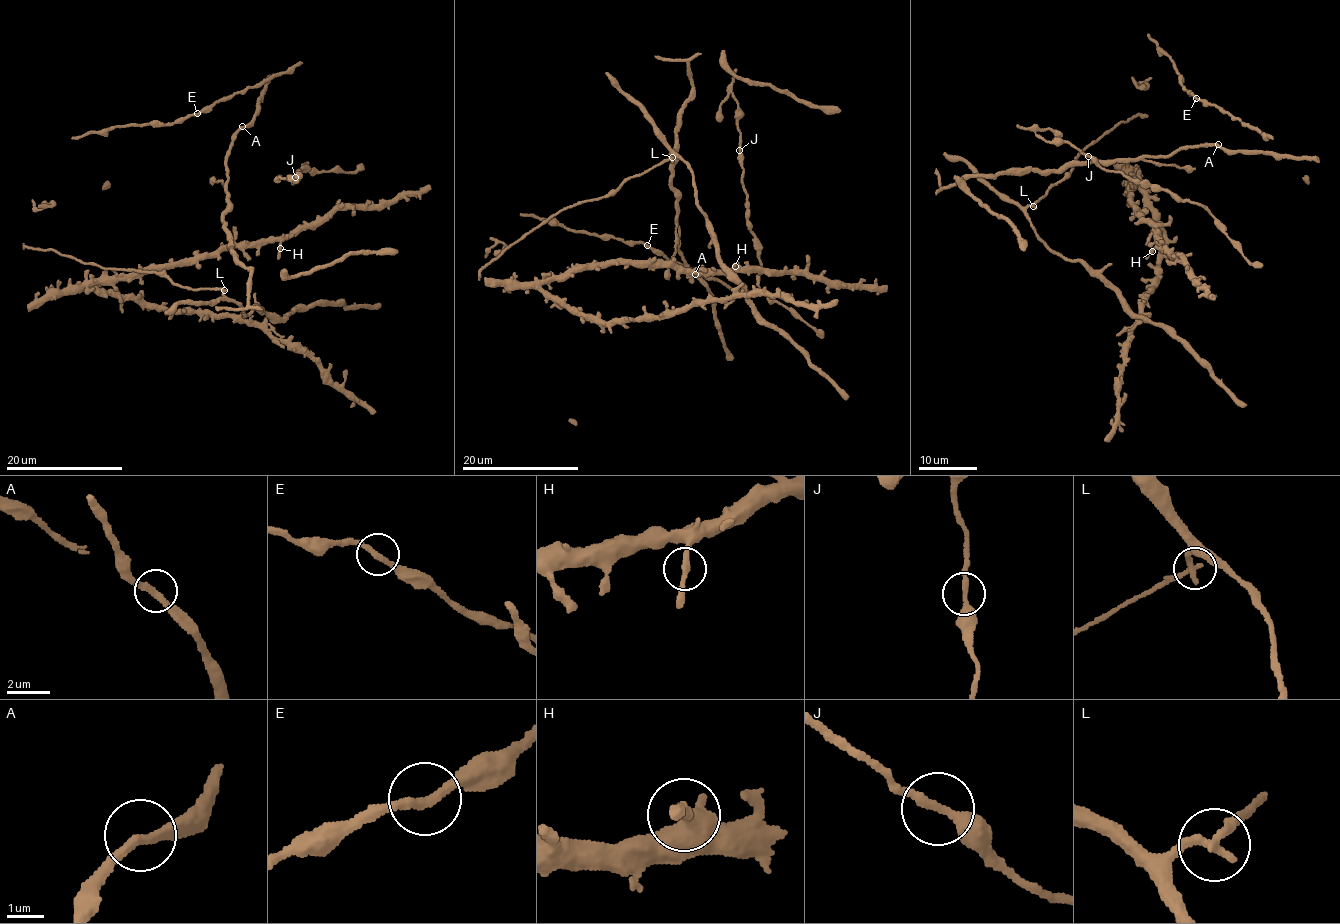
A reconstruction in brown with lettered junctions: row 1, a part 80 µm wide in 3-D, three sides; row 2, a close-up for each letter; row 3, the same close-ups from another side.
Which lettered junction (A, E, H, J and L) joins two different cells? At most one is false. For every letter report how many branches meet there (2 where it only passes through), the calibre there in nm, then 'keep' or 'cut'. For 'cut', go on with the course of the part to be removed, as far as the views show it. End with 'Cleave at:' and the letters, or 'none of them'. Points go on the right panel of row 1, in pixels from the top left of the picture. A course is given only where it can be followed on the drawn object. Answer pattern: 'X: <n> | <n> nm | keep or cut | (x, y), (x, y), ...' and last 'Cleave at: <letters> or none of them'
A: 2 | 280 nm | keep
E: 2 | 240 nm | keep
H: 2 | 260 nm | keep
J: 2 | 260 nm | keep
L: 2 | 260 nm | cut
Cleave at: L

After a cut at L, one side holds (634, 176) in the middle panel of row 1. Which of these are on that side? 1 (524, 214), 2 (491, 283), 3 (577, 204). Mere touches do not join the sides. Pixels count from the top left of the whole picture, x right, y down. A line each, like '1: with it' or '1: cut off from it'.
1: cut off from it
2: cut off from it
3: with it

